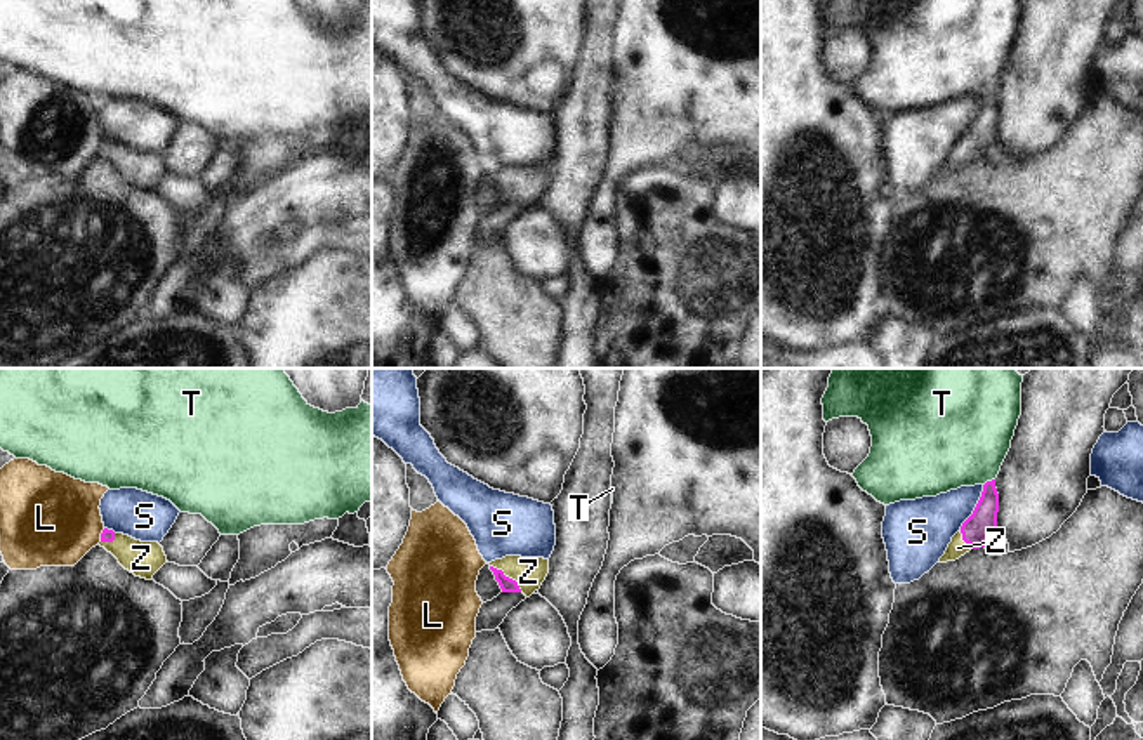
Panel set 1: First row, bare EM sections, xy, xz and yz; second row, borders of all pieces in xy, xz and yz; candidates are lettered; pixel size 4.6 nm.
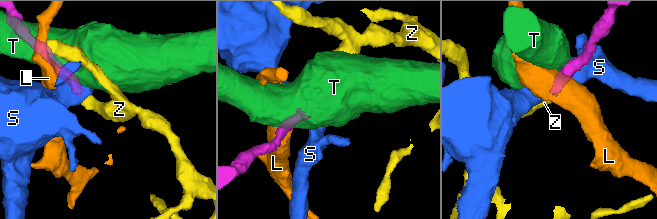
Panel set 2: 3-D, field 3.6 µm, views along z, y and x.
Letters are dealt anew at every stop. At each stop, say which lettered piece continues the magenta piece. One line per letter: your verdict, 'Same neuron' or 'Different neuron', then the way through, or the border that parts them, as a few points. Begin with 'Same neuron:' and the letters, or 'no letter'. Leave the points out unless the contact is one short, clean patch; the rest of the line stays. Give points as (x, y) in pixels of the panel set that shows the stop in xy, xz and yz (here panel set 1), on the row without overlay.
Same neuron: Z
L: Different neuron. Boundary: xy (105, 139), (99, 151)
S: Different neuron. Boundary: yz (984, 96), (973, 124), (959, 139)
T: Different neuron. Boundary: yz (994, 89), (984, 96)
Z: Same neuron. Path across: xz (506, 195), (508, 188), (528, 183)

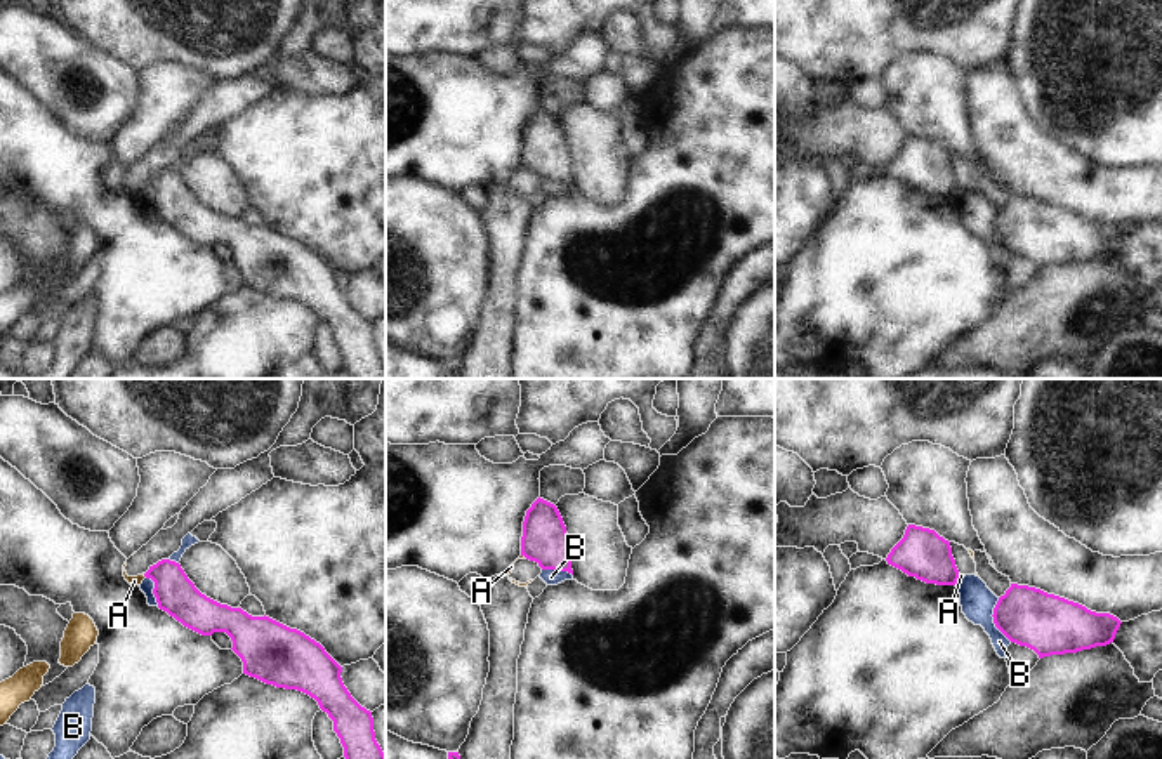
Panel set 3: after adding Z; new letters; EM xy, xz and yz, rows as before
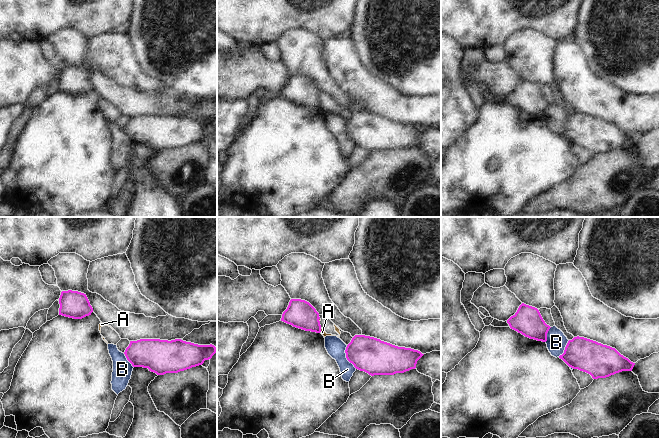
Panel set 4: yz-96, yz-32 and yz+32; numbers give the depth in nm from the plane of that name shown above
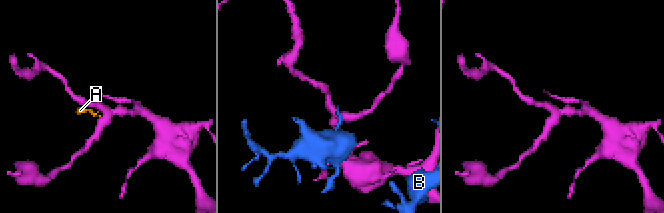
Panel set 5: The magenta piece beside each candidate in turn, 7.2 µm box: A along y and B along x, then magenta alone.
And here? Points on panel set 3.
Same neuron: no letter
A: Different neuron. Boundary: xy (143, 184), (146, 188)
B: Different neuron

